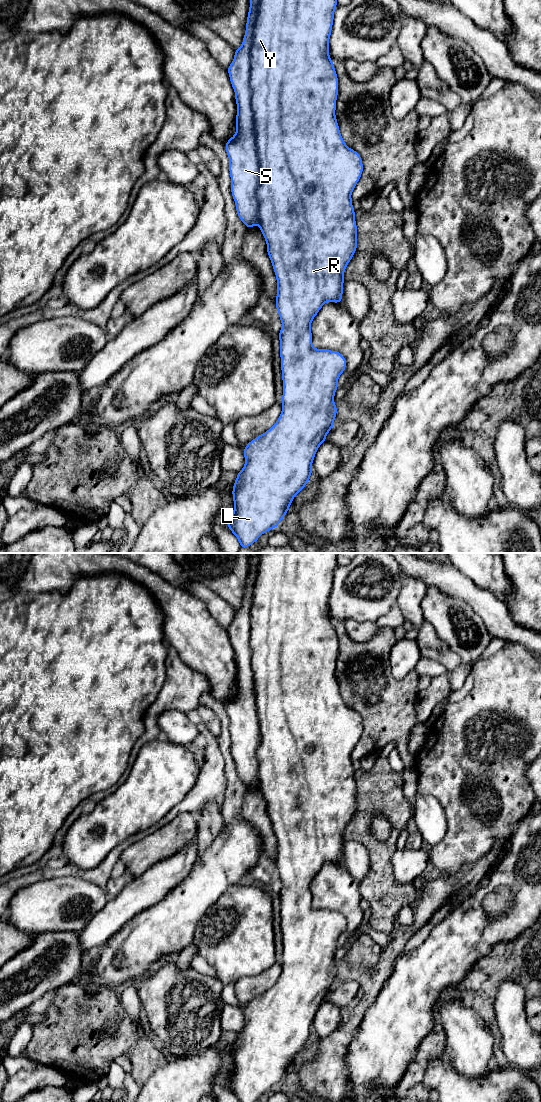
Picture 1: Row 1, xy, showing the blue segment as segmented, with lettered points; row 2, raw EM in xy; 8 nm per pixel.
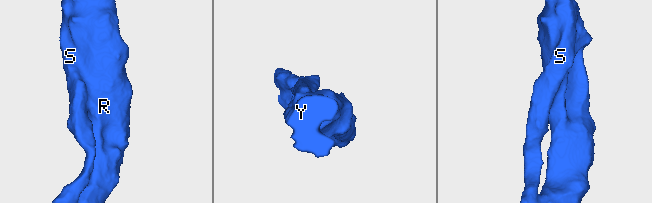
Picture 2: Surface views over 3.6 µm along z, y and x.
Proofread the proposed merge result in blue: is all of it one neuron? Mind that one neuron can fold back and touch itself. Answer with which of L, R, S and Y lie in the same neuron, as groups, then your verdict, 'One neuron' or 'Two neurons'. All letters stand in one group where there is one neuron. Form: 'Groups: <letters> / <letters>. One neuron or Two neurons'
Groups: L R S Y. One neuron

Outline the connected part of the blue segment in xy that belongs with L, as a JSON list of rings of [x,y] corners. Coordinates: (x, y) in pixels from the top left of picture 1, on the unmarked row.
[[[250,553],[250,567],[243,602],[238,609],[235,609],[234,619],[226,629],[235,652],[237,665],[237,691],[225,703],[232,742],[231,754],[240,780],[246,785],[247,789],[258,784],[267,803],[267,814],[277,839],[276,869],[282,882],[282,888],[278,893],[283,941],[282,972],[270,989],[250,1001],[243,1010],[245,1025],[237,1033],[237,1038],[233,1044],[234,1070],[227,1083],[227,1087],[237,1097],[239,1102],[256,1102],[262,1094],[270,1089],[277,1088],[289,1071],[294,1057],[307,1045],[312,1035],[312,1023],[316,1012],[320,1005],[326,1001],[327,994],[334,986],[334,980],[337,975],[337,965],[334,964],[334,956],[339,948],[337,941],[347,925],[346,919],[340,912],[328,909],[315,909],[312,905],[313,896],[310,889],[312,880],[326,862],[342,862],[343,843],[345,841],[344,832],[357,811],[357,784],[351,753],[361,738],[364,729],[359,713],[349,708],[344,702],[335,675],[338,656],[338,636],[333,620],[329,616],[329,599],[334,581],[334,571],[337,567],[337,556],[338,553]]]

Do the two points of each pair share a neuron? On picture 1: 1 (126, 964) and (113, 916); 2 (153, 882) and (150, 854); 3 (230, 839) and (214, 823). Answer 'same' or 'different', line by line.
1: same
2: different
3: different

